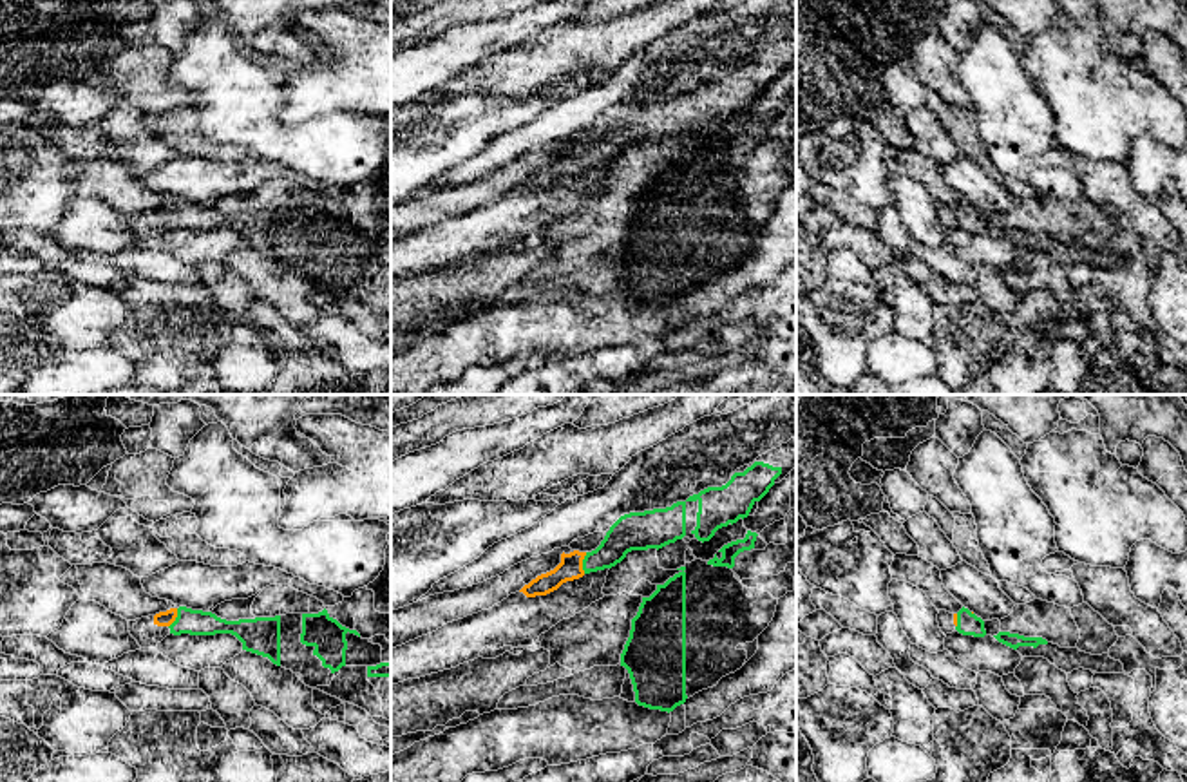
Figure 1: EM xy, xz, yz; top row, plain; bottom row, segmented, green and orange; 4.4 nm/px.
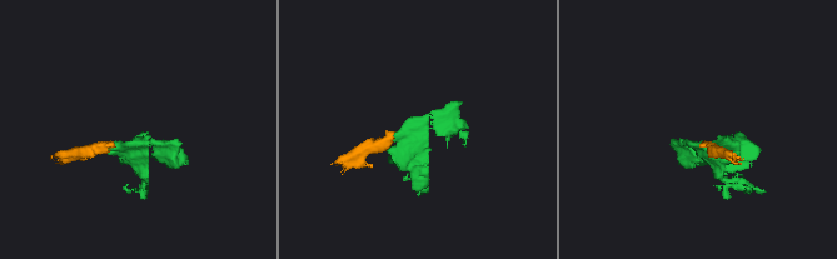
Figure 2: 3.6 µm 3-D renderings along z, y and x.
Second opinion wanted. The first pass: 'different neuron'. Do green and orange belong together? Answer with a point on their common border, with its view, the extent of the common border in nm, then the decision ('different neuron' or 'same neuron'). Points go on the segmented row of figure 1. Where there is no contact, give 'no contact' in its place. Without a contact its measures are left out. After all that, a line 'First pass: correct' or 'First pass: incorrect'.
xz (583, 563) | 100 nm | same neuron
First pass: incorrect

